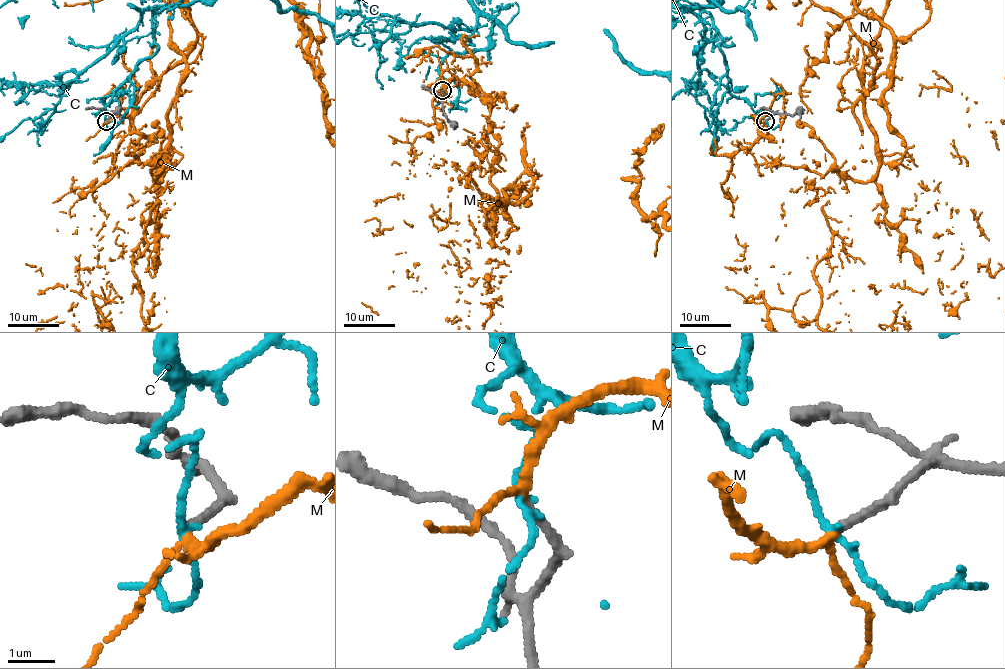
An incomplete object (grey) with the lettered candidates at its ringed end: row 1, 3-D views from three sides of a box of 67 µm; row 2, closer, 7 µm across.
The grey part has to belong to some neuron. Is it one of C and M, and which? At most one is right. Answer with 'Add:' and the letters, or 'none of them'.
Add: M

